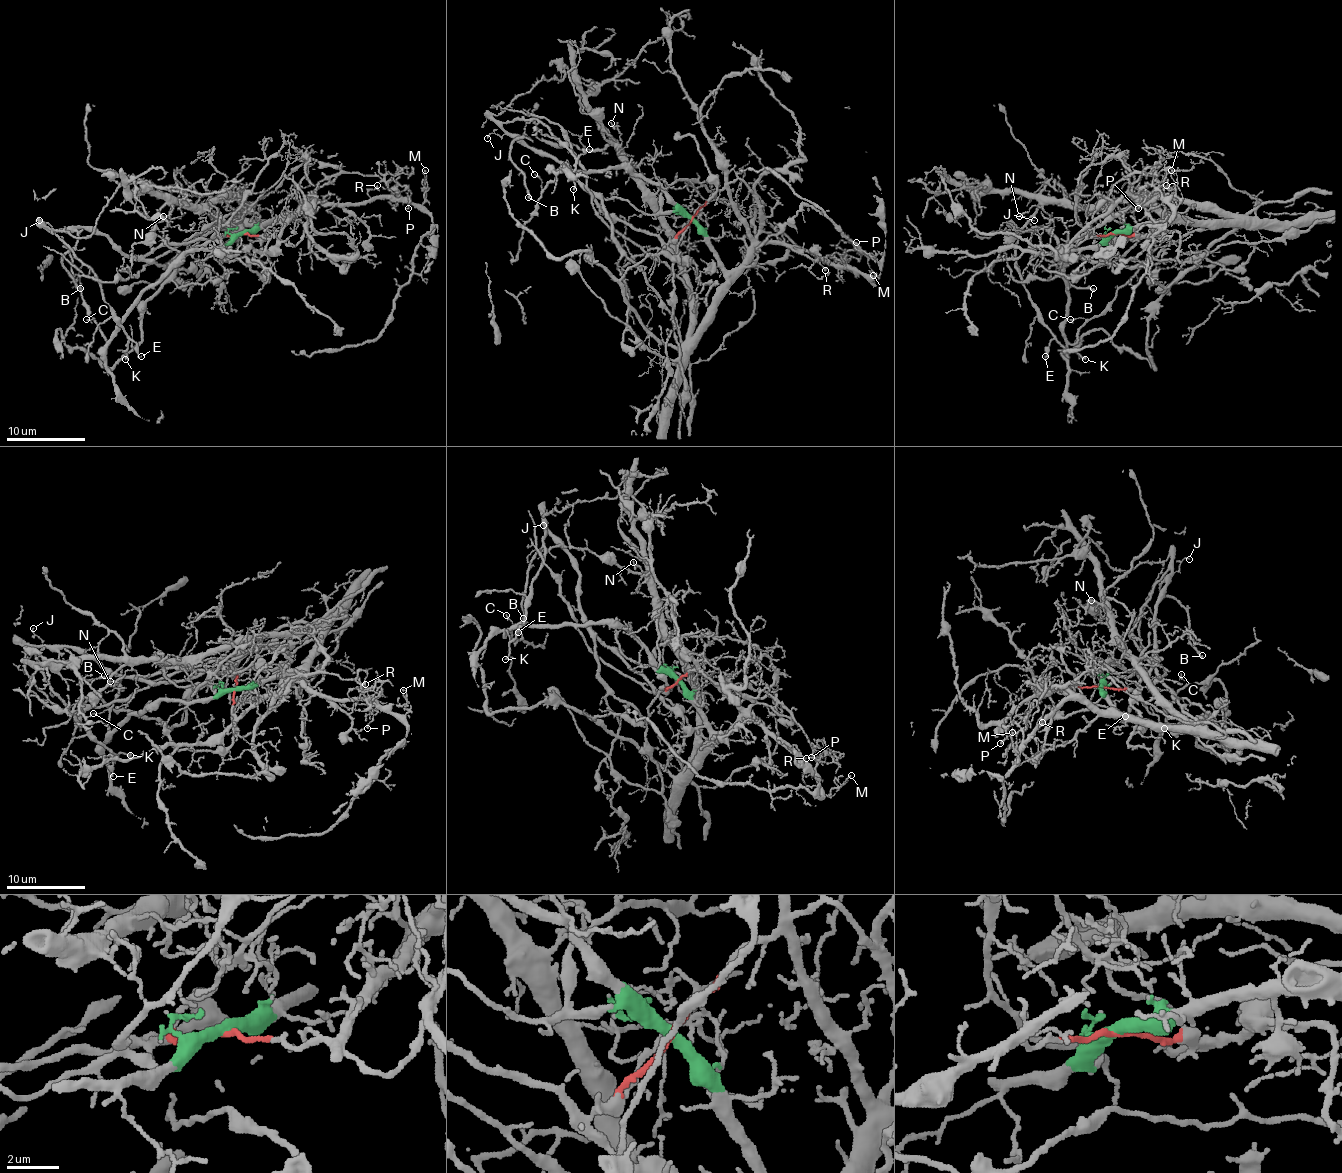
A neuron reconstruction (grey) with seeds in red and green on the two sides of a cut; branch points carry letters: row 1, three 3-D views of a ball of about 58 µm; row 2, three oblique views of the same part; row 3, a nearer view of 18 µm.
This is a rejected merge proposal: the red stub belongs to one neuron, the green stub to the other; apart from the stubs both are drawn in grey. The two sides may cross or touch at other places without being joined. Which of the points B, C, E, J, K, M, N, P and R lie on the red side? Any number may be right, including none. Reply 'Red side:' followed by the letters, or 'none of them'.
Red side: B, E, J, K

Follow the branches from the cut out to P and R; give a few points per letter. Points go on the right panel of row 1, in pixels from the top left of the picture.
P: (1115, 235), (1167, 221), (1147, 203), (1139, 203), (1161, 199), (1161, 193), (1149, 185), (1145, 199), (1137, 209)
R: (1115, 235), (1167, 221), (1141, 201), (1139, 203), (1147, 203), (1153, 191), (1167, 185)

